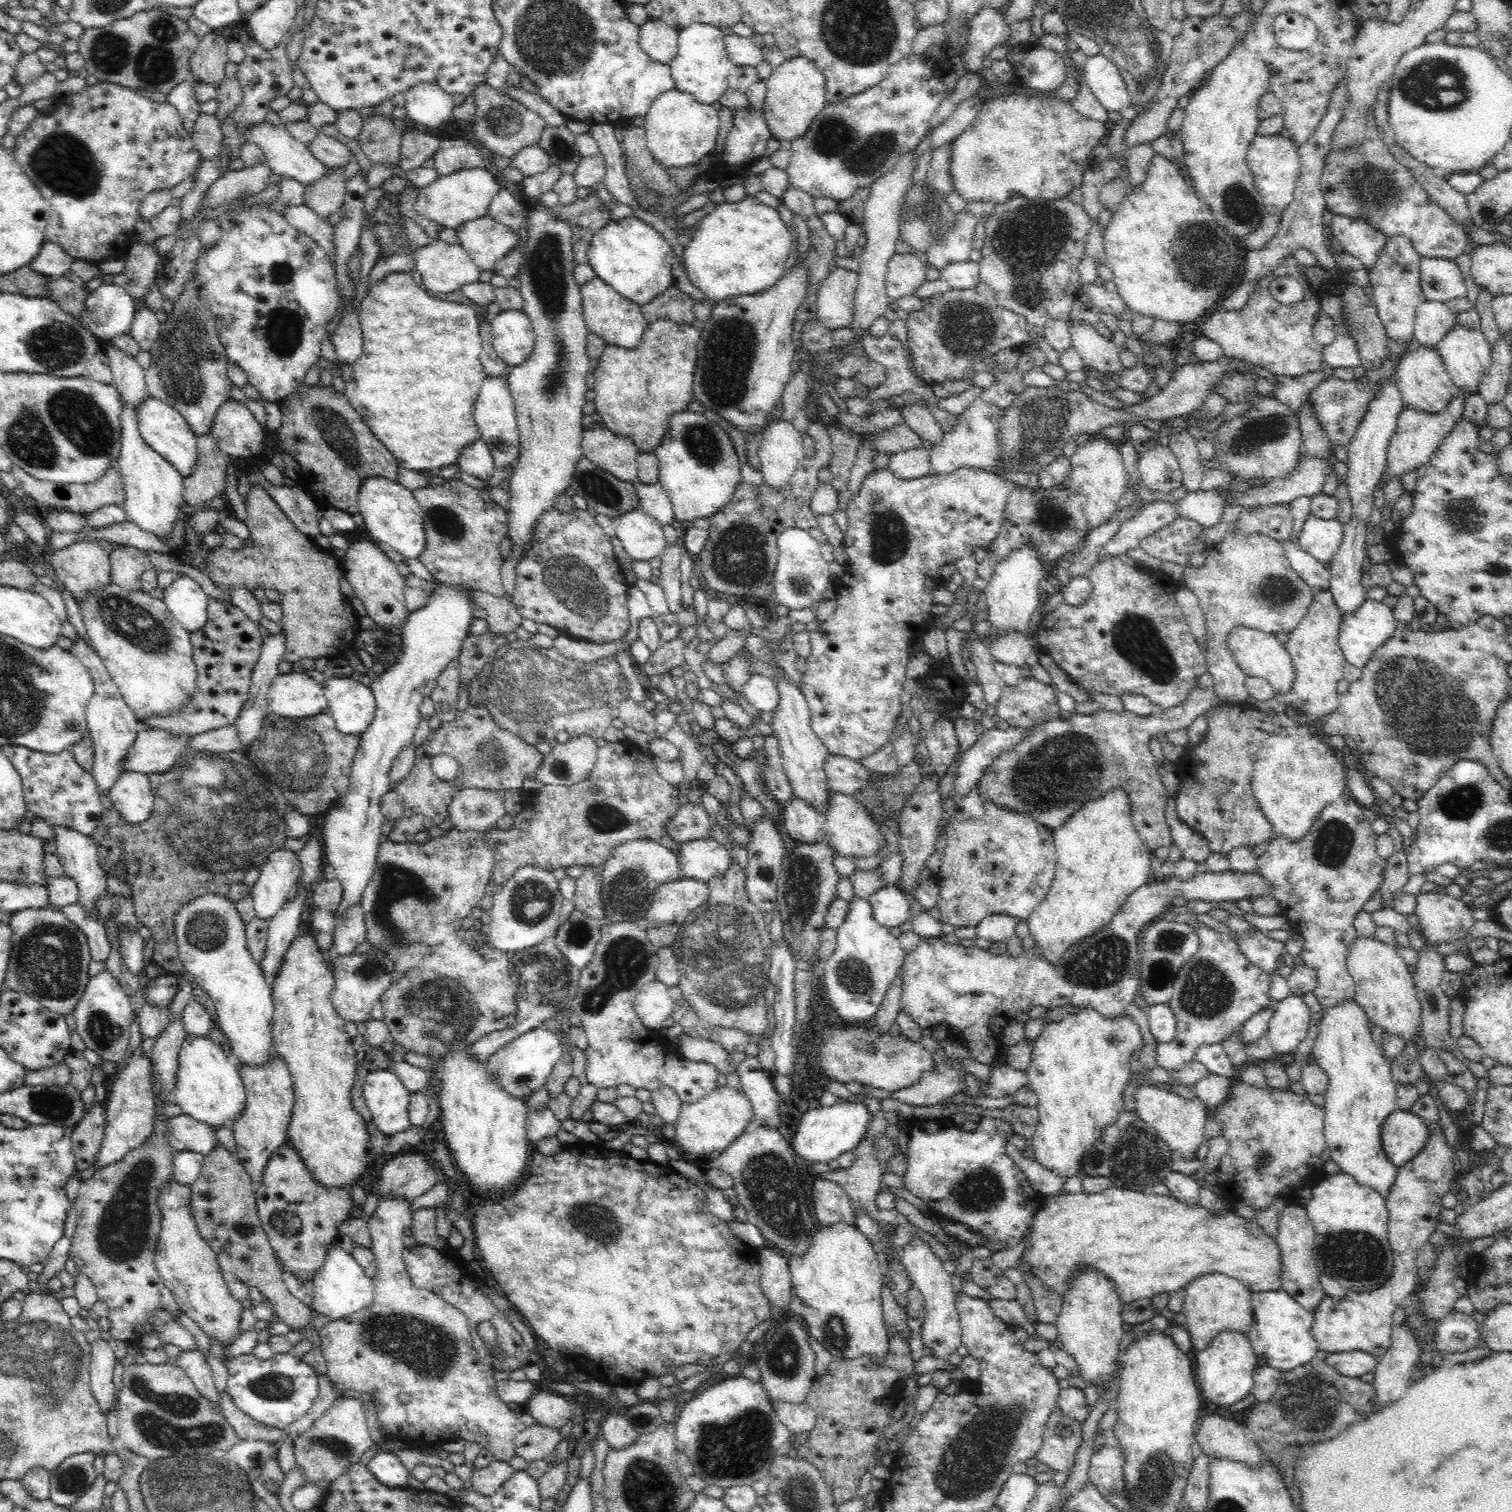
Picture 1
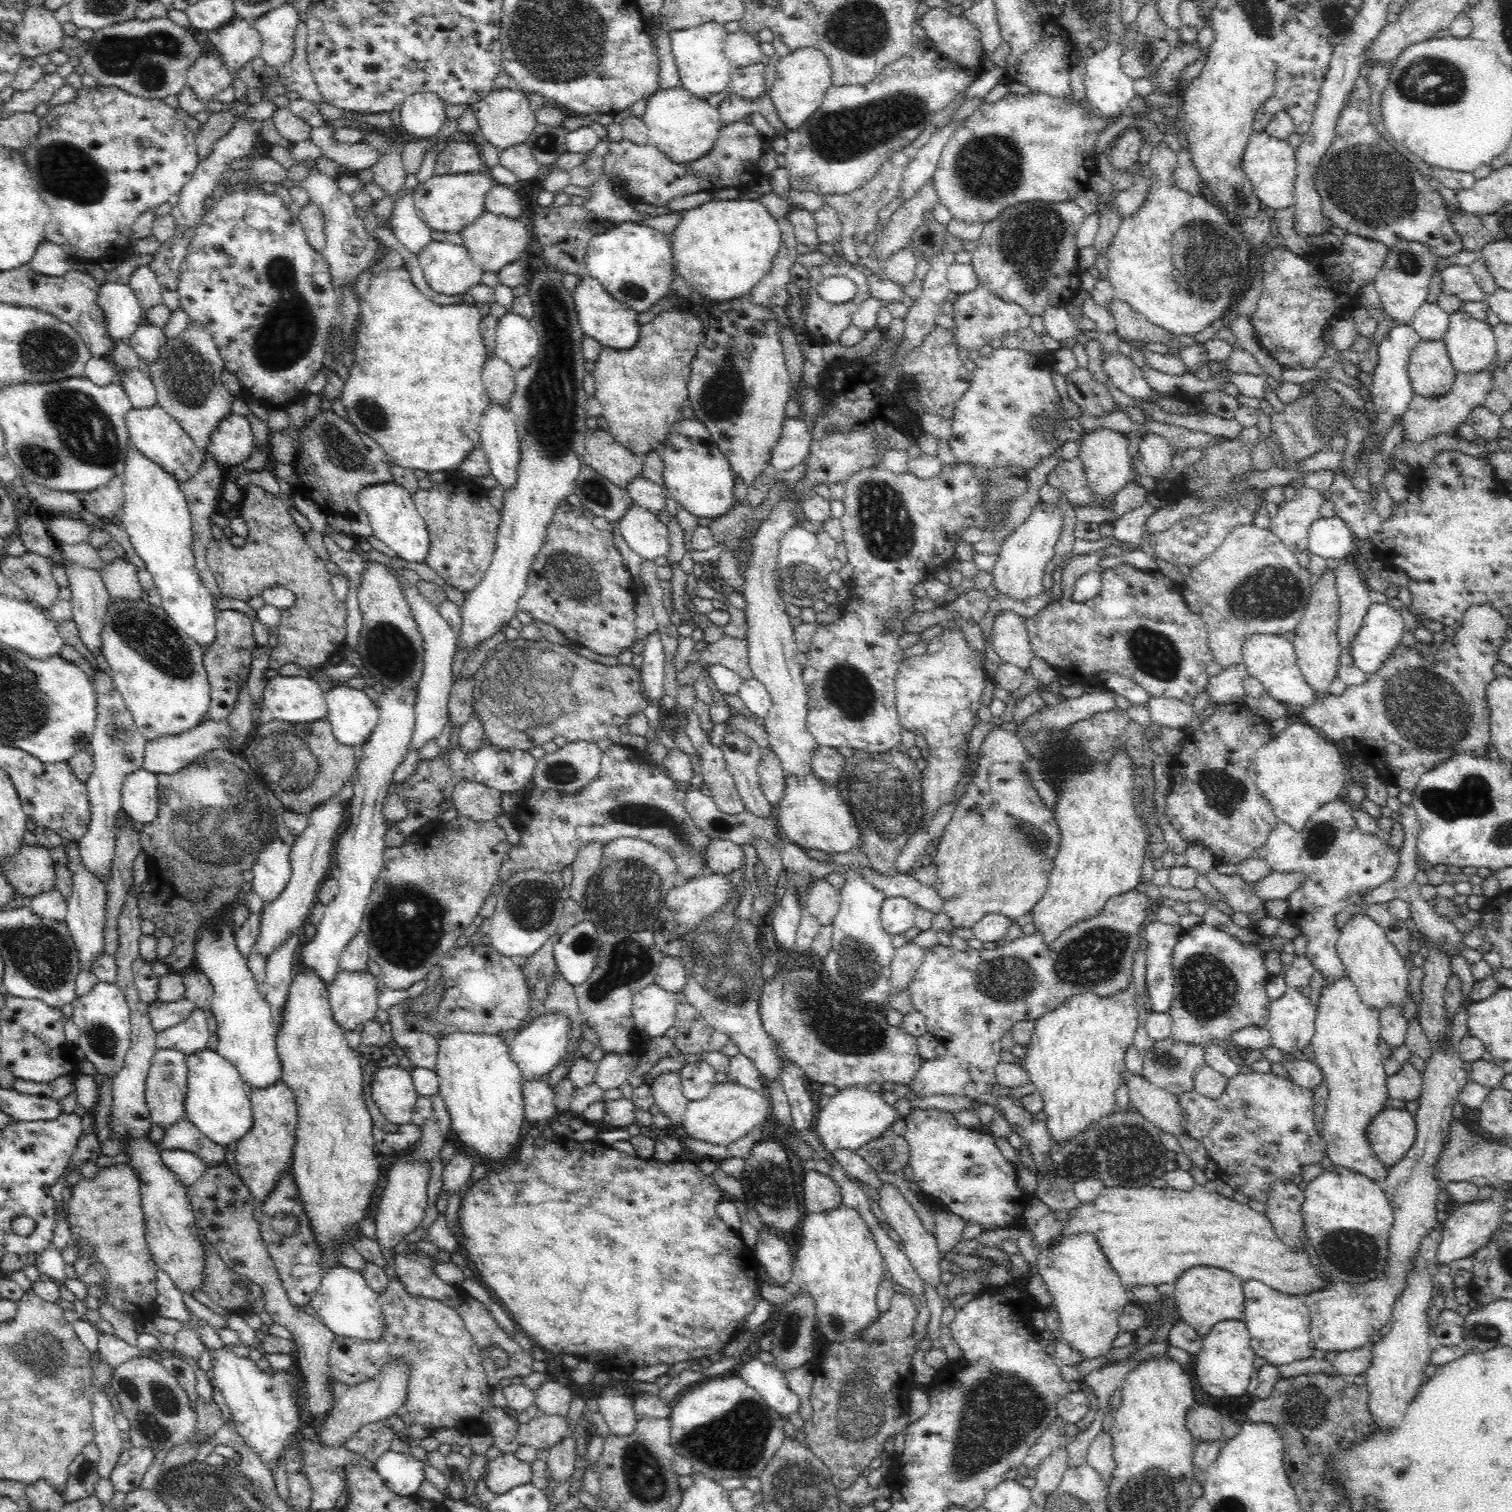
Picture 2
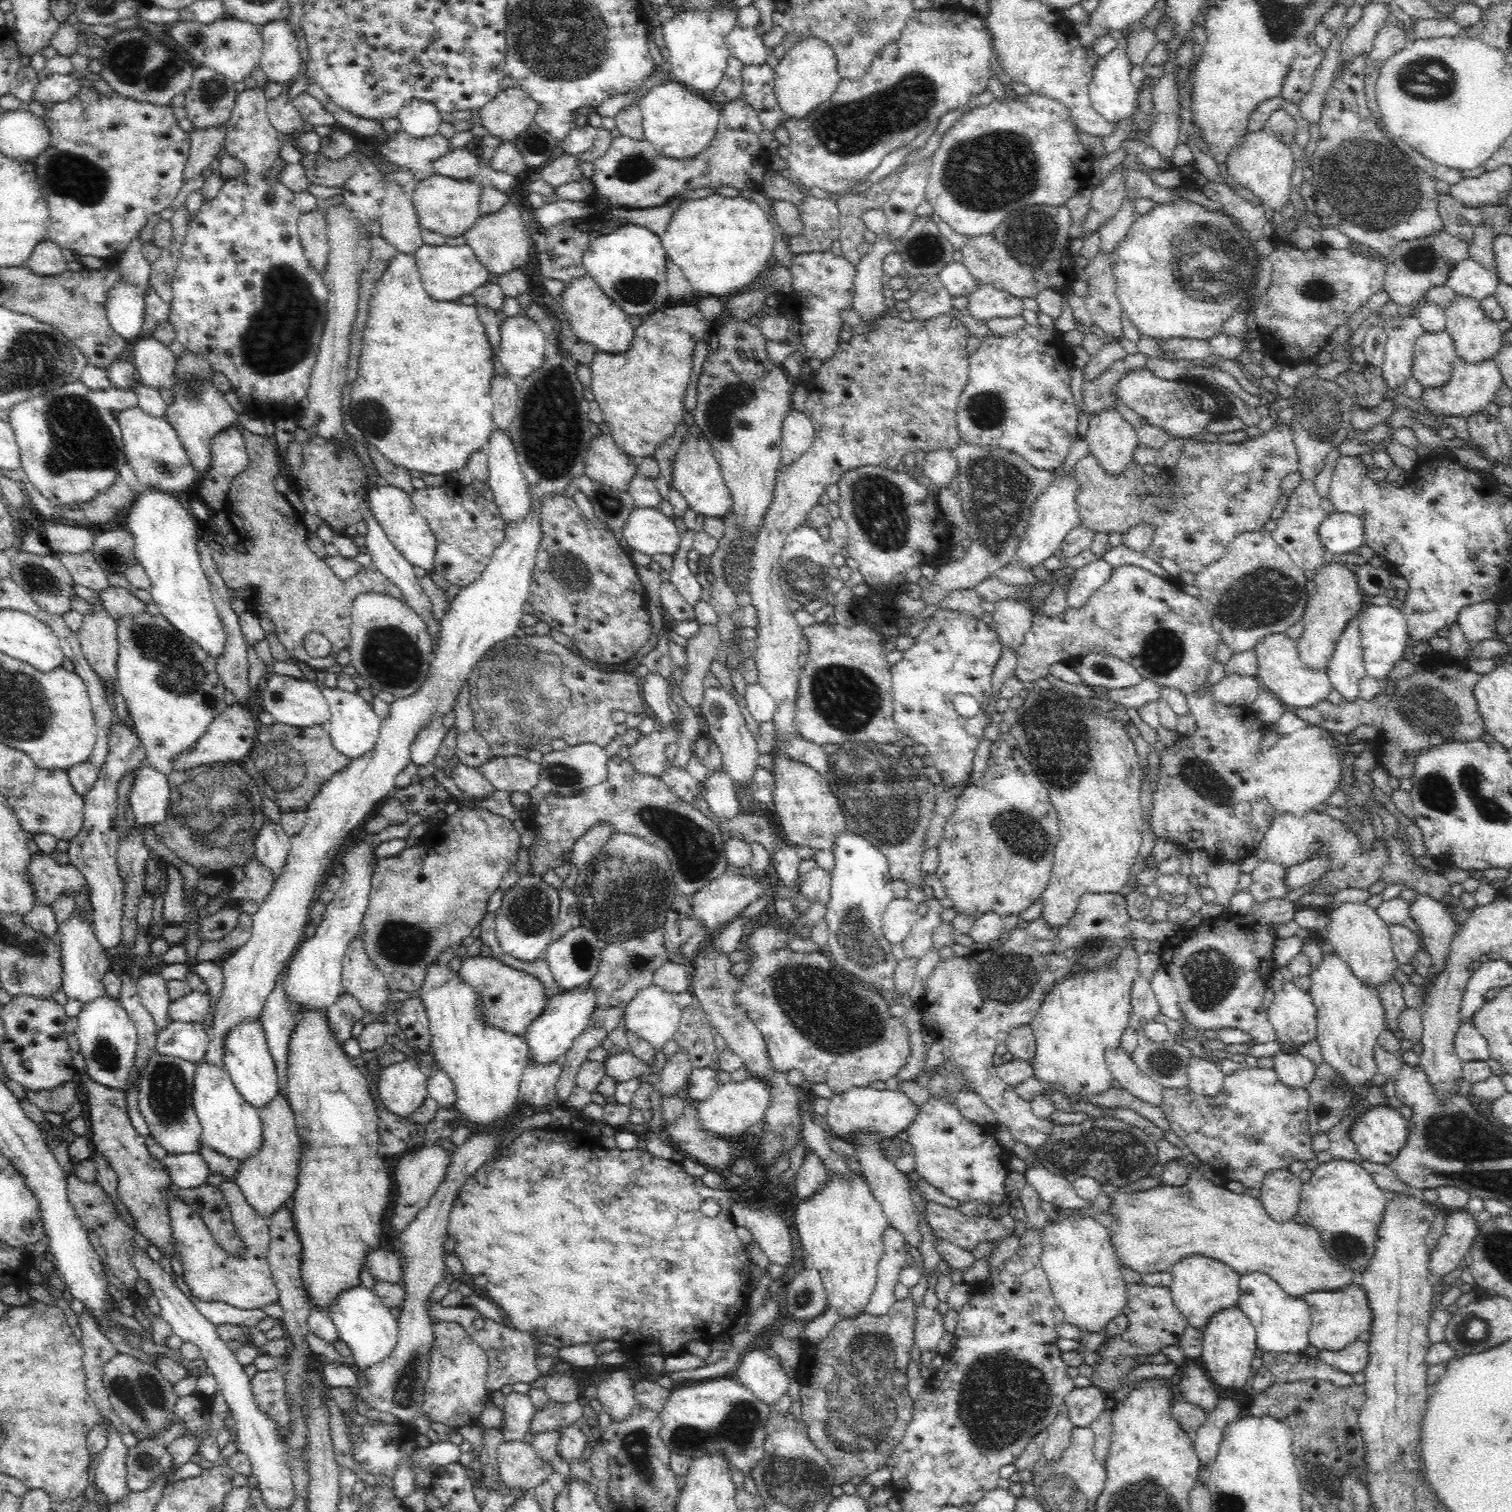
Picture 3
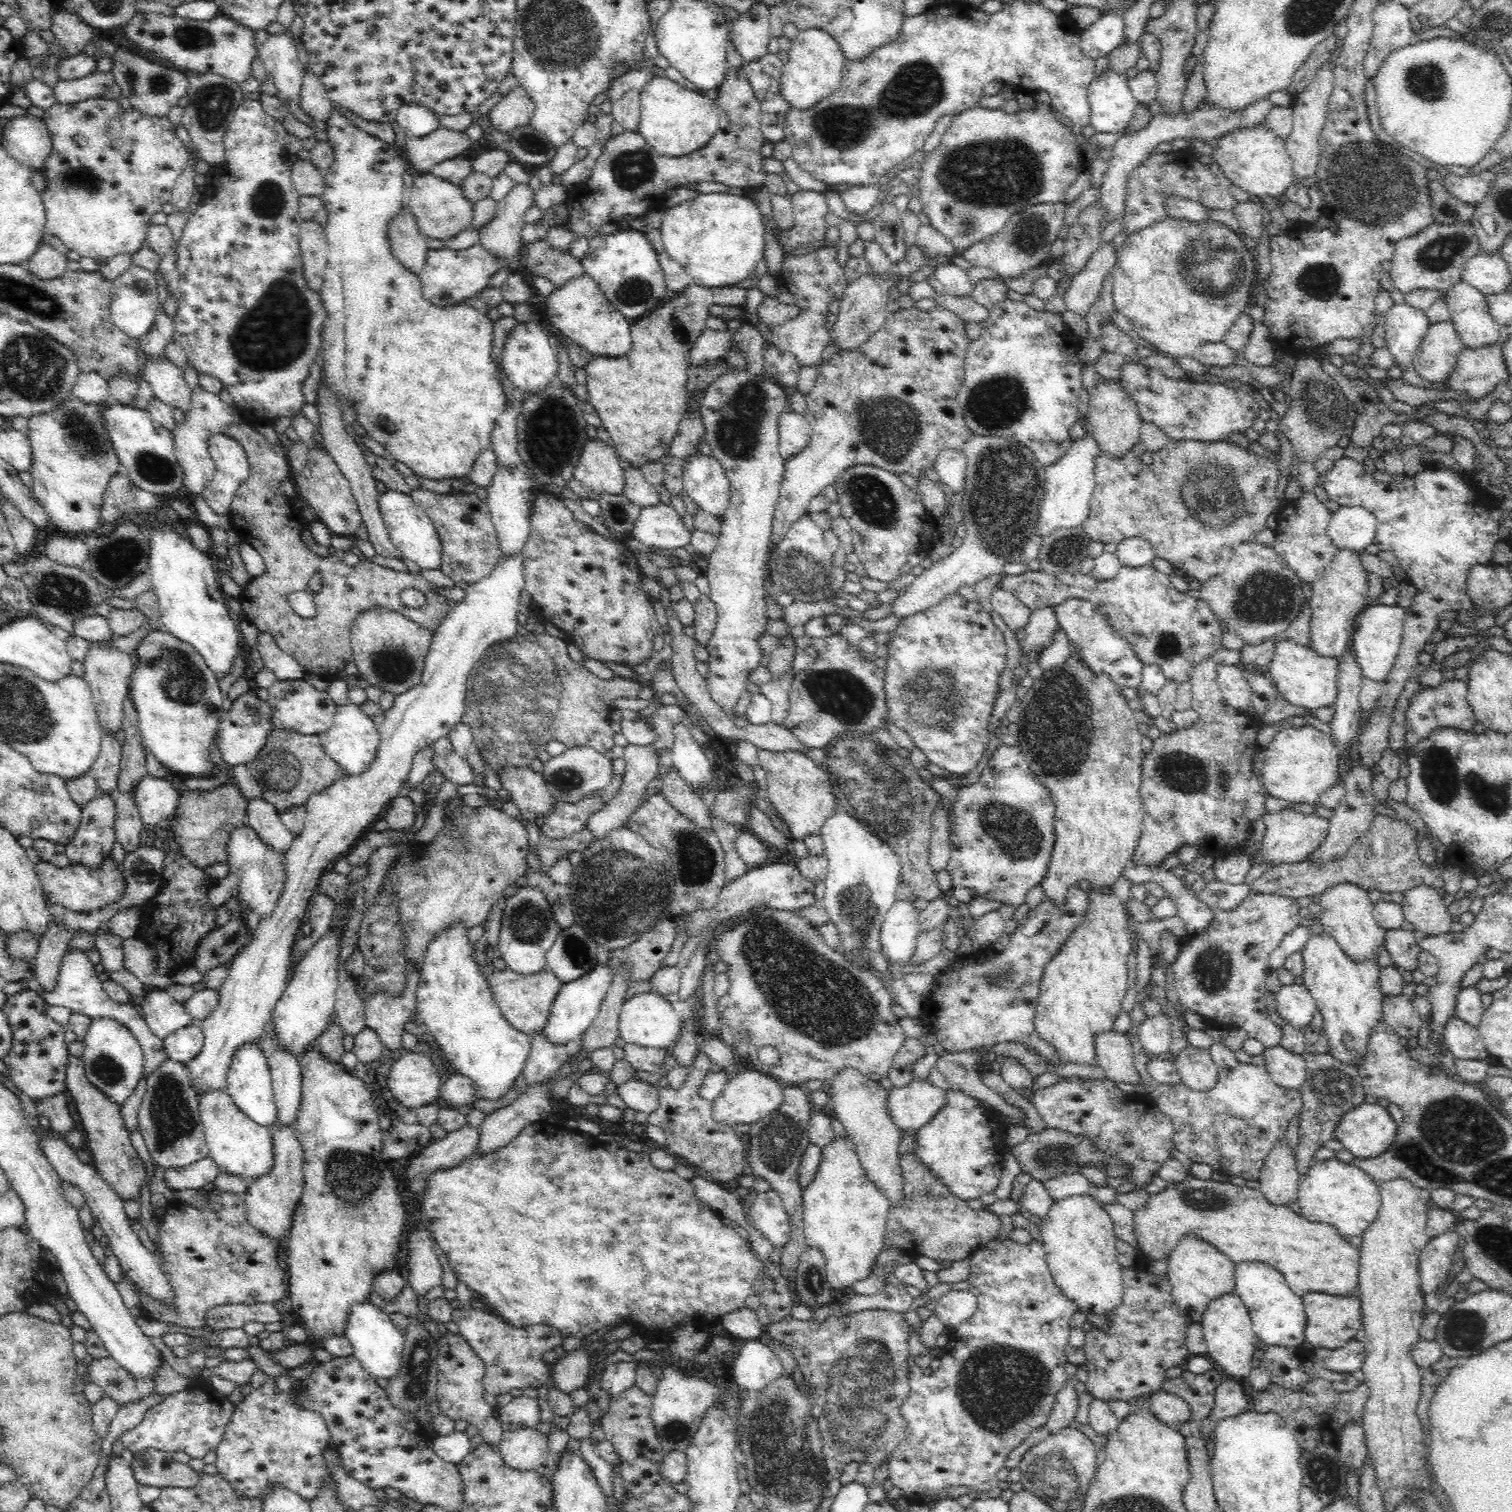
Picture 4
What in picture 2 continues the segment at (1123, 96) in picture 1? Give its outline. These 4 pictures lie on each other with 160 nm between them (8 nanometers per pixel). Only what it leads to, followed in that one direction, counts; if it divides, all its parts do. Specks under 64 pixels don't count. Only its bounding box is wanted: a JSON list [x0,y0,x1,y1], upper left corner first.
[1084,39,1134,117]

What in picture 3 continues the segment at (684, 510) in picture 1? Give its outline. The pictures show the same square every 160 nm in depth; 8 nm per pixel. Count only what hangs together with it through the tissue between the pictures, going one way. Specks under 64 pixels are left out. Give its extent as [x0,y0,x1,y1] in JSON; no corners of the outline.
[672,436,732,518]

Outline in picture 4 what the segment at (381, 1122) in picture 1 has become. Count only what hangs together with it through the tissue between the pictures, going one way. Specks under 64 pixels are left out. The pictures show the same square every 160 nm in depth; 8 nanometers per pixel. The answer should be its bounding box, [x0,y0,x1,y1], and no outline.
[388,1051,442,1108]

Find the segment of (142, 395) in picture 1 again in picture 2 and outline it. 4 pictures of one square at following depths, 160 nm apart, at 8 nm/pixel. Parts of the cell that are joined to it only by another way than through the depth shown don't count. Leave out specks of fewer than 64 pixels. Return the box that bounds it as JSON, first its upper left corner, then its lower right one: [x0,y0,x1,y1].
[116,369,159,408]

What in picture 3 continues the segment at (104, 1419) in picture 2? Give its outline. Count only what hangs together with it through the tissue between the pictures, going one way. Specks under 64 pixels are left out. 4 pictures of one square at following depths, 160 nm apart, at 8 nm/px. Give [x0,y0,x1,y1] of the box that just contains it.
[92,1424,132,1505]

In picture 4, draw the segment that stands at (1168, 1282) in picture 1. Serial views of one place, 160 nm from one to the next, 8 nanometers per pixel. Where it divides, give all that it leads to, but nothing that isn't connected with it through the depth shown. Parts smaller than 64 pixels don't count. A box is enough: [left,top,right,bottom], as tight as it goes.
[1132,1175,1360,1296]

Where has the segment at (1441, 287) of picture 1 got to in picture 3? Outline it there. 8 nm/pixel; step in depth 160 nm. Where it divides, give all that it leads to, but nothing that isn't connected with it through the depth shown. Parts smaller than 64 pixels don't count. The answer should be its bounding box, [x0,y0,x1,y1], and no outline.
[1446,256,1500,301]

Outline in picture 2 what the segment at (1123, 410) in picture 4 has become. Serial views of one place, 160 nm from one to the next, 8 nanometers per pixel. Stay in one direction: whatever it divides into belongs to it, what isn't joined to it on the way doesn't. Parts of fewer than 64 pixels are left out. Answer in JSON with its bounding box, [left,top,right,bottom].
[1079,428,1132,497]

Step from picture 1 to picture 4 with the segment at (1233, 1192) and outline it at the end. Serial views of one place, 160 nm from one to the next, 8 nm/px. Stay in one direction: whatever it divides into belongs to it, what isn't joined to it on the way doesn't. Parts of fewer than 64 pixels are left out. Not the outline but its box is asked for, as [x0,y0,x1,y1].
[1148,1062,1301,1181]

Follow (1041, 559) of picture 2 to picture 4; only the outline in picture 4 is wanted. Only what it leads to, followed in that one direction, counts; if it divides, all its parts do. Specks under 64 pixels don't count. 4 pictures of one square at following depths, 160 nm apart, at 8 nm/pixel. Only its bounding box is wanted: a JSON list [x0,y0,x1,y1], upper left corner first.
[1036,434,1101,538]

